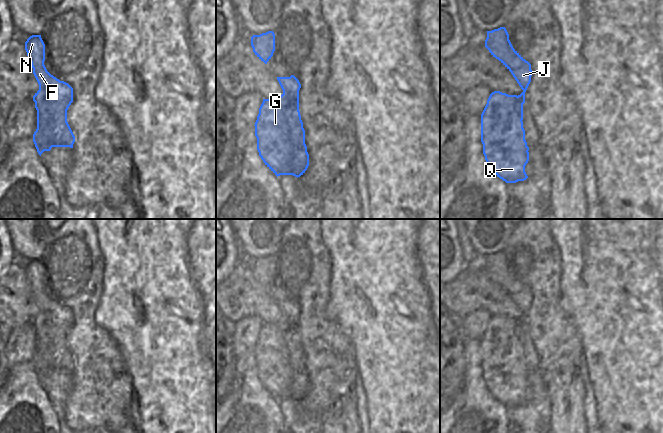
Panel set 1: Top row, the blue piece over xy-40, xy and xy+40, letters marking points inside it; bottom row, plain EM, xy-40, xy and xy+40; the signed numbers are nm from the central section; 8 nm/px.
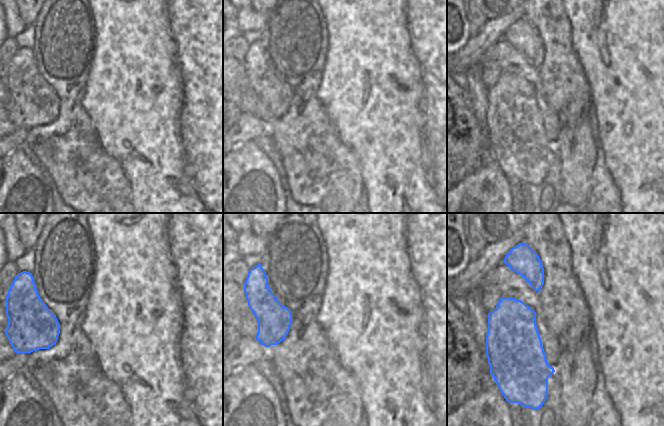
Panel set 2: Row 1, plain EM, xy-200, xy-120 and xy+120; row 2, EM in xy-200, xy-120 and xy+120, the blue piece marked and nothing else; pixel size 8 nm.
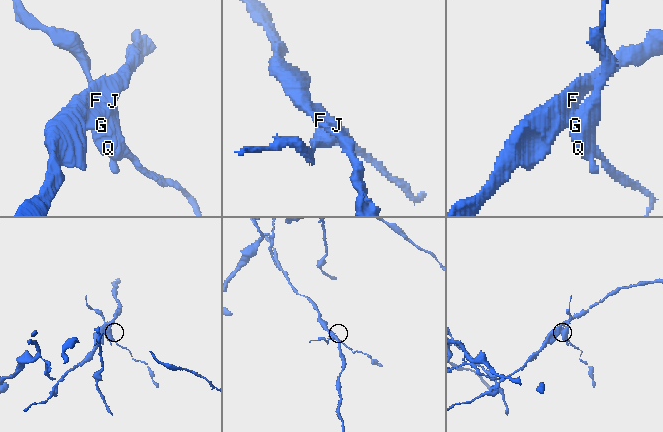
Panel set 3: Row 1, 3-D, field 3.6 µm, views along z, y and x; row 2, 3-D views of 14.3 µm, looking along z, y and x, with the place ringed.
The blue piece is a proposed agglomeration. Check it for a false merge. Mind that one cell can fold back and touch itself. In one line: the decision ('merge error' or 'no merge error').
merge error

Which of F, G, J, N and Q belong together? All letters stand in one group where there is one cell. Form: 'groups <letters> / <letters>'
groups F J N / G Q

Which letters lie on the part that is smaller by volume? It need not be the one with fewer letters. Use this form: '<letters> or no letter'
G, Q

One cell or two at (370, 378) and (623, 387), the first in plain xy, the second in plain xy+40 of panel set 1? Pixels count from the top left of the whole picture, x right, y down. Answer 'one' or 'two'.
one

